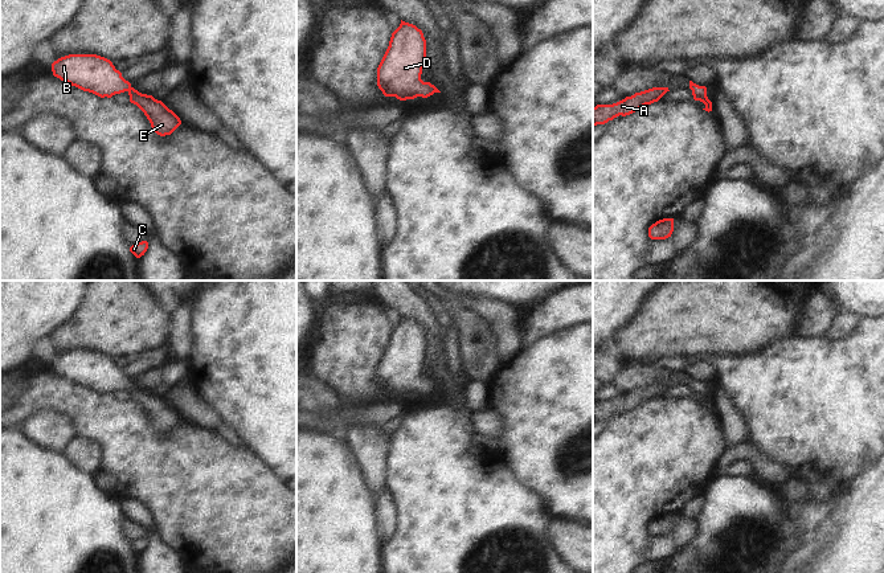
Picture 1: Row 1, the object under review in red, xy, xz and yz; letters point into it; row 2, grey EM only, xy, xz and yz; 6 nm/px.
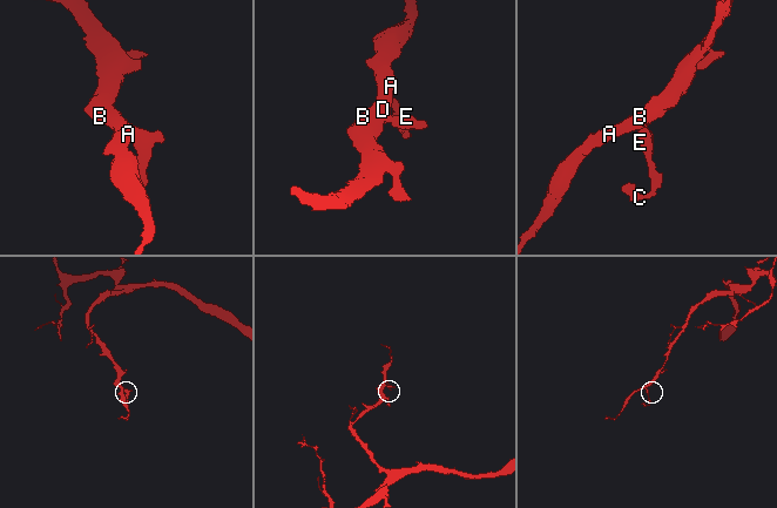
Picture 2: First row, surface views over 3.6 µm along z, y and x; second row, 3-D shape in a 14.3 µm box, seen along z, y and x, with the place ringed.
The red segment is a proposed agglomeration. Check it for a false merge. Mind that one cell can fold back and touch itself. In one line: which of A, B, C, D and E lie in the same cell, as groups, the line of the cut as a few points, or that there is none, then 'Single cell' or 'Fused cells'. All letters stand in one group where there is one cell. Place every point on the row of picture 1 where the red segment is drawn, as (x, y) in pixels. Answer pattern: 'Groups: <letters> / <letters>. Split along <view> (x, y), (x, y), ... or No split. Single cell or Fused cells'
Groups: A B C D E. No split. Single cell

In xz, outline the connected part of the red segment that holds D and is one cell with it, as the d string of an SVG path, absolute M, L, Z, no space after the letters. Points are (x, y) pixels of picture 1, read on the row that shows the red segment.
M401 20L377 67L377 86L385 97L400 101L427 98L441 93L421 79L426 60L426 40L421 29Z

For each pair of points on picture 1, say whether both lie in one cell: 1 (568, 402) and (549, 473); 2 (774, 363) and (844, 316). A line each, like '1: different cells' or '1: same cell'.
1: same cell
2: different cells

